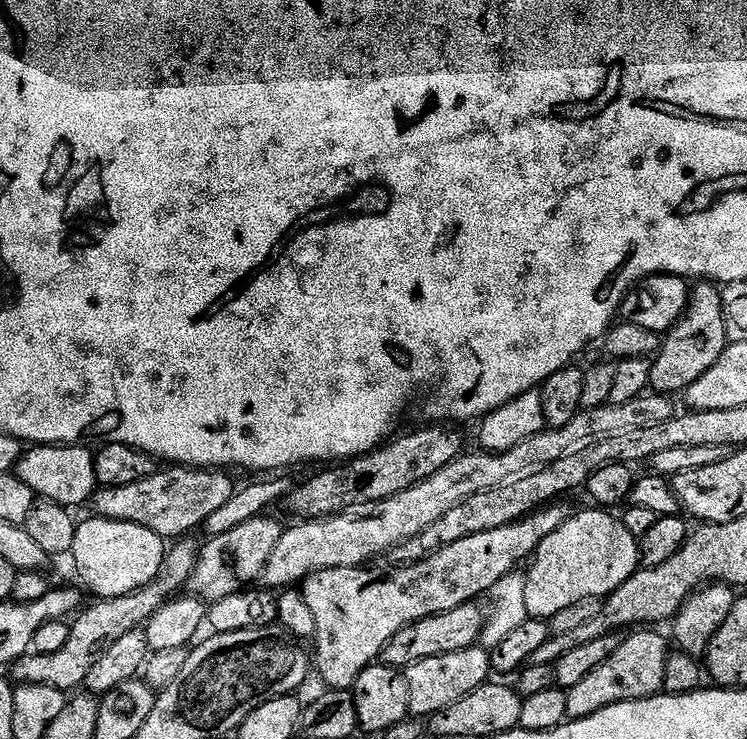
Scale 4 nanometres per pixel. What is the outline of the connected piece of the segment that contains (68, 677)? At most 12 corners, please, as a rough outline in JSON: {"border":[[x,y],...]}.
{"border":[[181,538],[155,580],[97,599],[58,654],[16,661],[20,684],[83,685],[94,662],[187,585],[200,544]]}

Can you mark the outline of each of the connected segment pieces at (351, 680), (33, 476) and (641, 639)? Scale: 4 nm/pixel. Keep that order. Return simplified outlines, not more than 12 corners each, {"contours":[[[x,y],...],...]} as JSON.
{"contours":[[[553,502],[425,560],[312,573],[314,668],[355,688],[394,634],[491,593]],[[83,443],[42,444],[14,474],[37,498],[66,509],[98,487],[96,457]],[[625,635],[567,689],[568,720],[646,700],[664,686],[670,644]]]}

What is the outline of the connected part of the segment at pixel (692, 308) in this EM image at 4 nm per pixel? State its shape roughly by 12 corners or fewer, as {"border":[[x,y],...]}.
{"border":[[691,289],[652,360],[656,394],[687,393],[730,341],[721,289]]}

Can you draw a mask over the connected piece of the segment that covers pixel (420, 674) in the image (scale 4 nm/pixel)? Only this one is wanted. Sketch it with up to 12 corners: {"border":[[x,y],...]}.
{"border":[[489,649],[403,669],[409,713],[431,718],[493,675]]}

